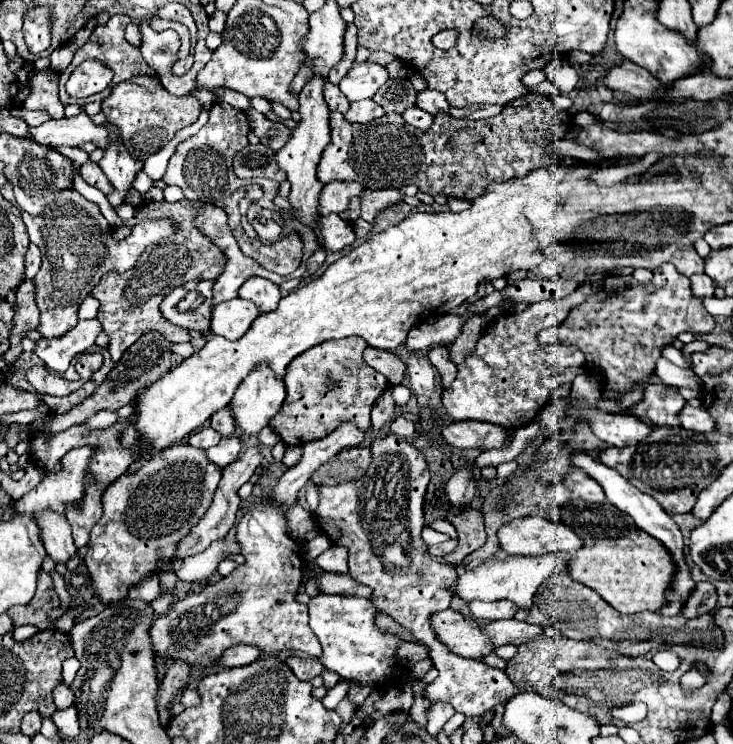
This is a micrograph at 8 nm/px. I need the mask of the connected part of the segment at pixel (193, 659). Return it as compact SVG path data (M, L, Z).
M344 423L328 437L310 441L302 447L300 463L280 477L270 499L248 511L236 525L236 543L246 561L222 581L204 587L202 593L192 593L186 599L176 601L166 615L160 615L154 621L150 635L156 655L184 659L190 667L212 667L216 657L228 647L250 643L264 653L294 649L320 659L322 649L308 625L308 607L296 601L306 561L300 553L302 545L292 537L284 511L296 505L298 491L312 473L328 461L328 457L334 457L344 447L358 447L362 441L364 433L356 425Z

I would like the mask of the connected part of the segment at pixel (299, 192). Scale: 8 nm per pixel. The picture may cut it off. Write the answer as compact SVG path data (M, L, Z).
M314 75L304 89L300 91L300 125L296 127L296 131L292 133L290 141L276 153L276 161L280 165L280 169L286 173L288 181L292 183L292 191L290 191L290 209L282 209L280 213L290 215L292 219L296 219L300 225L316 229L318 221L320 221L320 189L322 183L316 177L316 167L320 161L320 155L324 151L324 147L330 141L330 125L328 125L328 115L330 109L328 105L324 105L324 85L328 83L328 77L324 75Z

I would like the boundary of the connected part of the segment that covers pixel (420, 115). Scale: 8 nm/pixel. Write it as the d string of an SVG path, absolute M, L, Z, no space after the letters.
M408 107L408 109L404 109L402 117L404 117L404 121L410 123L412 127L418 127L418 129L424 129L424 131L426 131L426 129L432 125L432 121L434 121L434 117L432 117L430 113L422 111L420 107Z

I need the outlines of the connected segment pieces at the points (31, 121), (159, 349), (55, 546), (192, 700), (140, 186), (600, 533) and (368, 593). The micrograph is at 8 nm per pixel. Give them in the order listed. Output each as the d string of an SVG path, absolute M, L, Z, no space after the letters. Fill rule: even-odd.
M12 109L10 111L12 115L16 115L16 117L22 117L28 125L42 125L42 123L46 123L46 121L50 121L52 117L48 117L48 113L40 113L40 111L28 111L28 109Z
M157 331L144 333L144 337L140 337L140 341L136 341L136 345L132 345L124 353L124 357L108 373L108 377L104 379L104 383L96 389L96 393L92 397L88 397L86 401L82 401L80 405L76 405L74 409L70 409L64 415L56 415L56 417L48 419L46 433L60 433L62 429L70 429L70 425L74 425L74 423L76 425L84 423L84 419L92 417L100 409L104 409L104 411L118 411L120 407L128 405L136 397L138 389L142 389L144 385L150 385L152 381L160 379L164 373L170 371L170 367L172 367L172 355L174 355L172 349L170 349L172 345L174 345L172 341L168 341L166 337Z
M40 513L38 525L42 529L42 543L46 547L46 553L54 559L54 563L66 563L72 555L78 553L74 541L72 541L72 533L70 533L70 525L64 517L60 517L58 513Z
M184 689L184 691L180 693L180 703L182 703L184 707L194 707L194 705L198 705L198 703L200 703L198 691L196 691L196 689Z
M140 171L134 181L133 186L135 189L144 195L150 188L154 186L154 181L147 176L144 171Z
M572 499L568 505L552 505L548 517L570 525L584 541L582 549L568 555L568 573L572 579L594 589L624 615L640 611L654 613L664 607L668 589L672 587L672 577L676 575L676 563L660 541L642 529L636 529L632 517L620 513L620 509L610 503L594 505L582 499Z
M322 573L318 575L318 585L322 593L342 593L342 595L356 595L356 597L372 597L372 589L368 585L360 585L348 577L348 573Z

